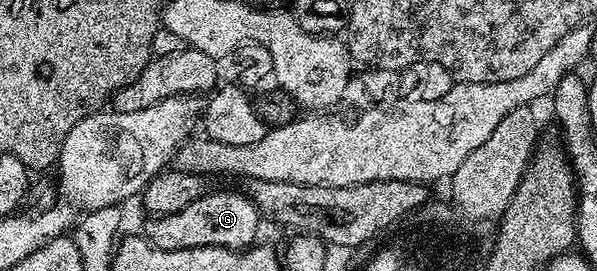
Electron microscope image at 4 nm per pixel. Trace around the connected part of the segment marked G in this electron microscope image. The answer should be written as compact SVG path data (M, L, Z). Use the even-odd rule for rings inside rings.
M210 189L199 200L187 204L183 212L162 218L150 217L143 230L149 243L160 250L182 250L222 246L228 250L244 250L256 243L259 215L255 204L244 192Z

